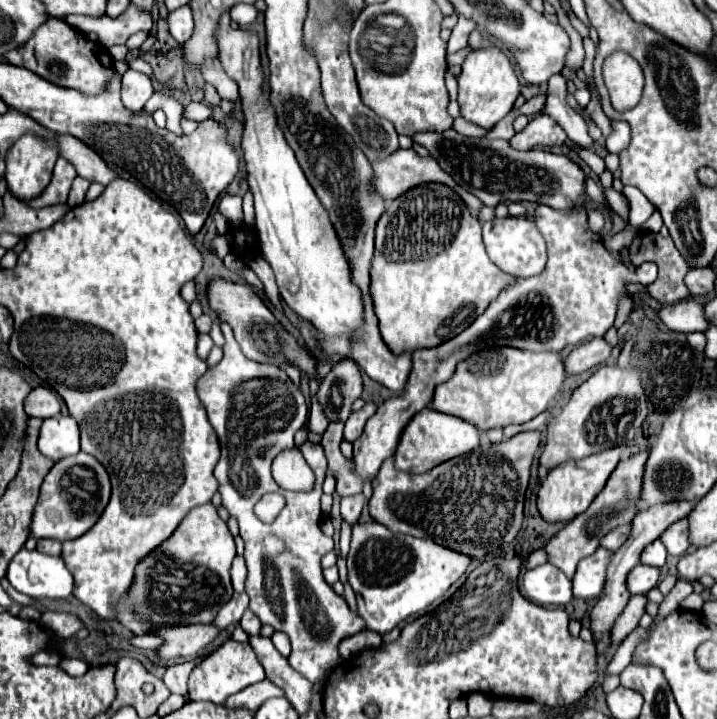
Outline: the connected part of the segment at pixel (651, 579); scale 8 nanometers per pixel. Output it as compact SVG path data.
M636 565L628 573L626 585L632 595L640 595L640 593L648 593L650 589L658 587L658 581L660 581L660 569L648 567L648 565Z

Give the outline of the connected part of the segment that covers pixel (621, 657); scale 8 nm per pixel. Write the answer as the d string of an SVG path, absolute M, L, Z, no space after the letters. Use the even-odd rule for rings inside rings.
M638 626L618 647L606 668L606 675L619 675L632 661L636 646L649 635L649 628Z

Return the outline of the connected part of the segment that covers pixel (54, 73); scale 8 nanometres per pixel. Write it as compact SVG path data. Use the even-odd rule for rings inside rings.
M50 19L50 23L38 27L28 43L24 43L16 51L6 53L6 59L12 65L22 65L34 71L54 85L84 91L86 95L100 95L108 81L116 75L110 53L100 43L90 41L86 35L82 35L62 19Z

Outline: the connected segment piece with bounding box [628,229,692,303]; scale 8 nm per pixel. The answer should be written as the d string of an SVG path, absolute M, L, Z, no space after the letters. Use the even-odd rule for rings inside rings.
M640 229L634 235L628 251L630 251L630 261L632 261L634 267L640 267L644 261L654 261L658 265L658 277L656 277L654 283L648 285L650 297L654 297L658 303L676 303L676 301L684 301L692 295L686 287L686 283L684 283L684 277L686 277L690 267L688 267L688 263L684 263L684 257L680 255L680 251L676 251L670 237L662 237L660 233Z

